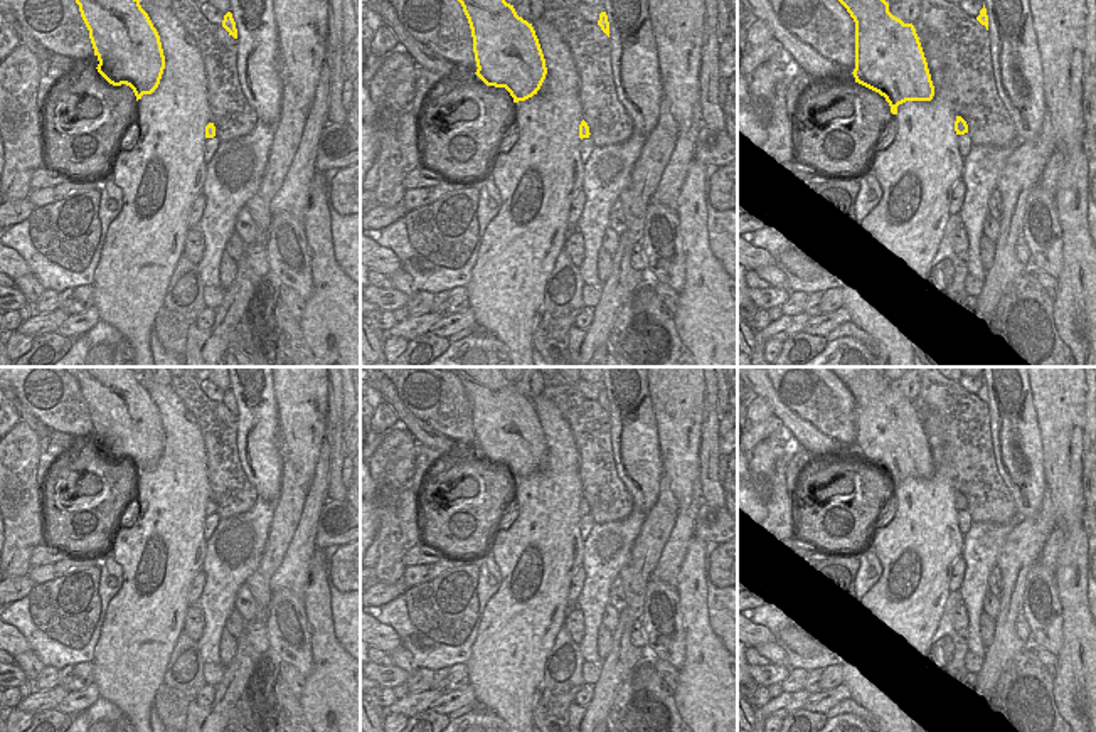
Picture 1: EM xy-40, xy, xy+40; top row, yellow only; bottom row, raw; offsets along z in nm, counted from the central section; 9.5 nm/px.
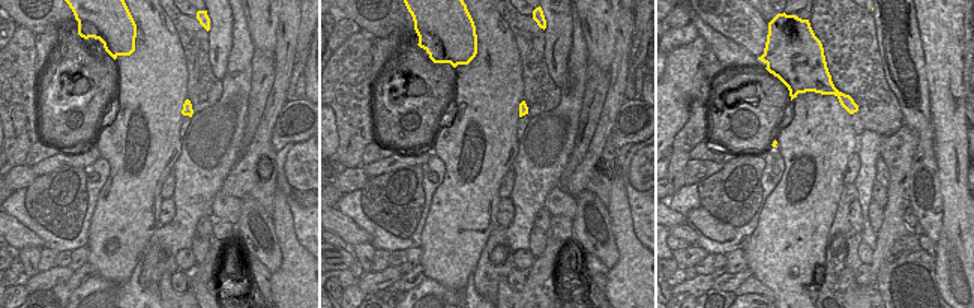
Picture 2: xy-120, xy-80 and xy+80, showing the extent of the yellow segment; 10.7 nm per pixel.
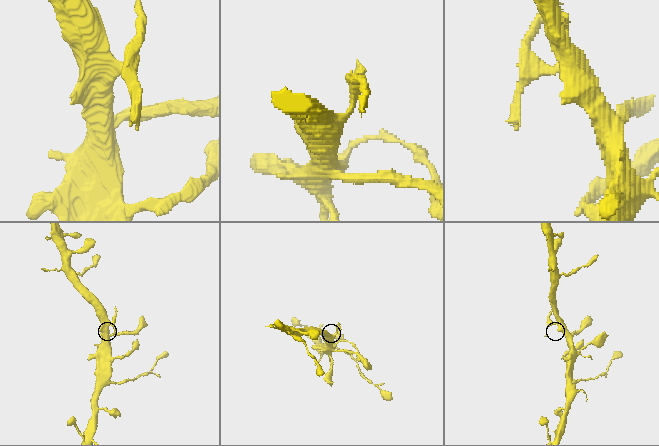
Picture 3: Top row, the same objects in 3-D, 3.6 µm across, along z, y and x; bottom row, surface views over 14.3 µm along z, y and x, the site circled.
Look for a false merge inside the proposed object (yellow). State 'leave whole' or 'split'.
split

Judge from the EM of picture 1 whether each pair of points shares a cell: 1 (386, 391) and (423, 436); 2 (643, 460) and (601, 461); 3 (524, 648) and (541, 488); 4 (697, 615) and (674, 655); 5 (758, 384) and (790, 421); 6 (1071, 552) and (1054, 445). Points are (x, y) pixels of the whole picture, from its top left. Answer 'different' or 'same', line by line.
1: same
2: different
3: same
4: different
5: same
6: same

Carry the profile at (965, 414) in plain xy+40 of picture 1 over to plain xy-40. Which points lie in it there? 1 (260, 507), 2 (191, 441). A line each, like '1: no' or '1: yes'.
1: no
2: no

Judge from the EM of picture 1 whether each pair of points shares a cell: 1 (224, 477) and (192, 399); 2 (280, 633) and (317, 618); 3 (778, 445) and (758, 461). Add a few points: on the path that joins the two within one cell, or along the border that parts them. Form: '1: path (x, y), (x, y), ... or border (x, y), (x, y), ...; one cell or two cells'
1: path (223, 458), (212, 433), (211, 418); one cell
2: border (302, 599), (310, 657), (313, 660); two cells
3: path (773, 448), (763, 458); one cell

